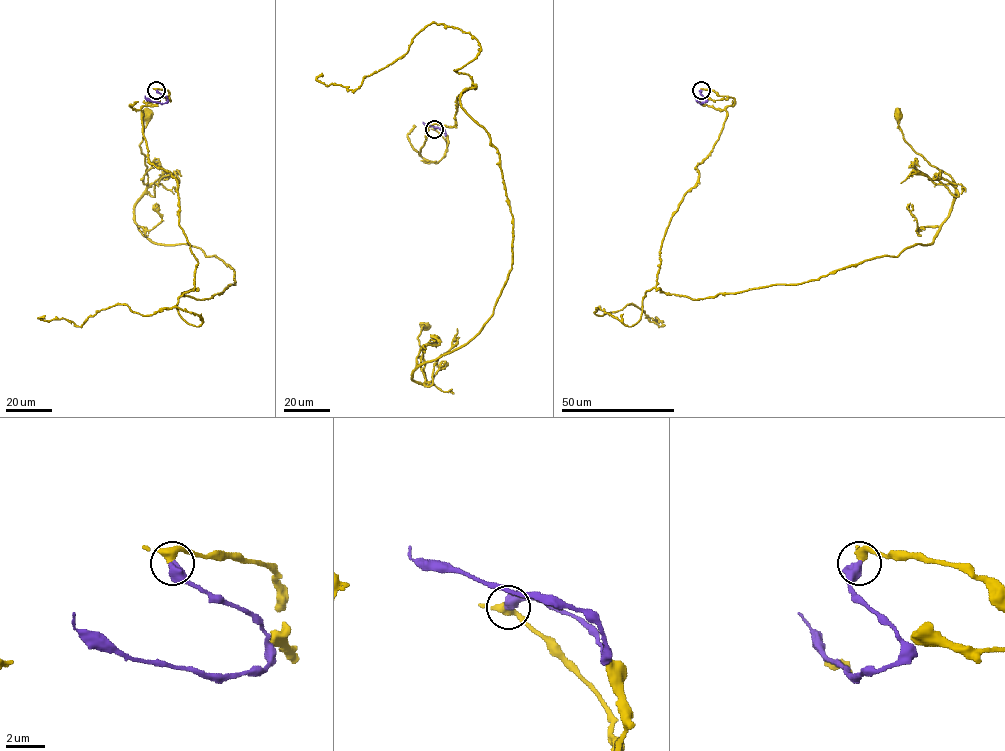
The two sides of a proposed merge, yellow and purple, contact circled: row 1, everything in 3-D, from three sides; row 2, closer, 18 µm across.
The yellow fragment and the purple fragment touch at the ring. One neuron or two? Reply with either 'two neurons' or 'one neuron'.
two neurons

